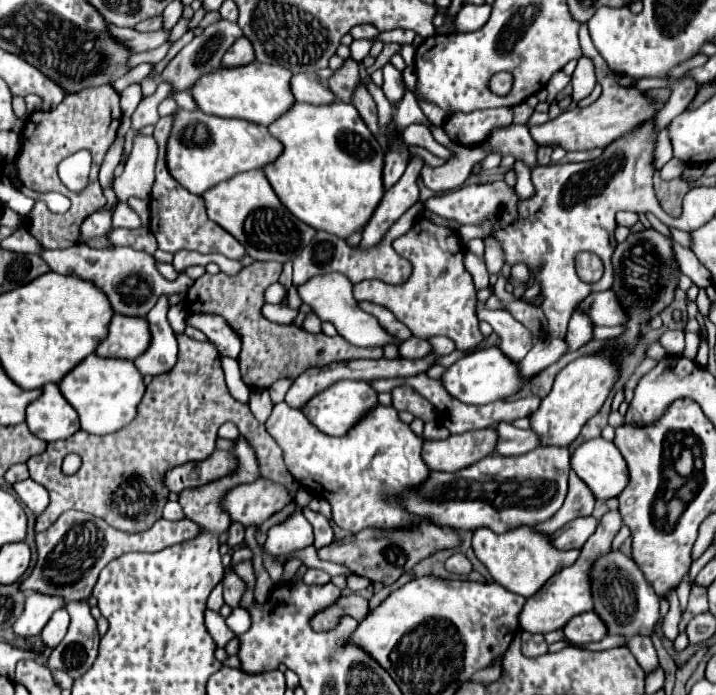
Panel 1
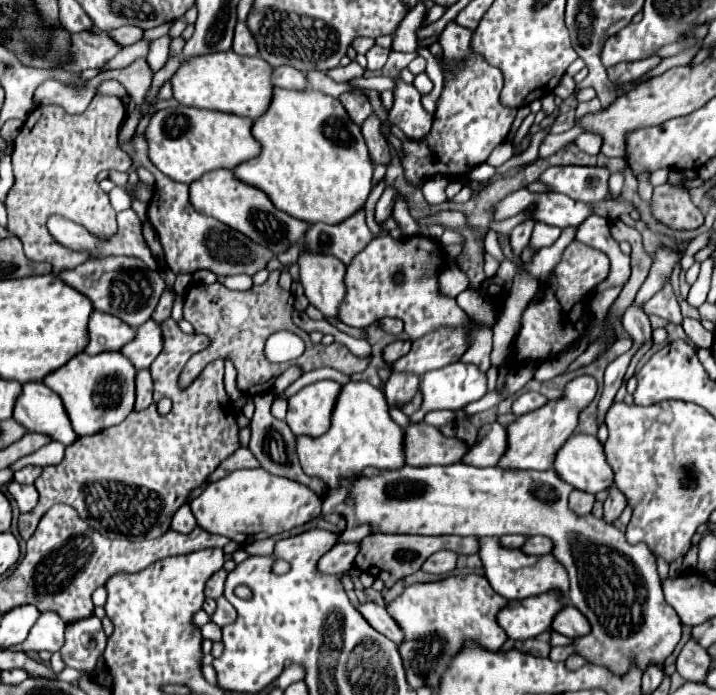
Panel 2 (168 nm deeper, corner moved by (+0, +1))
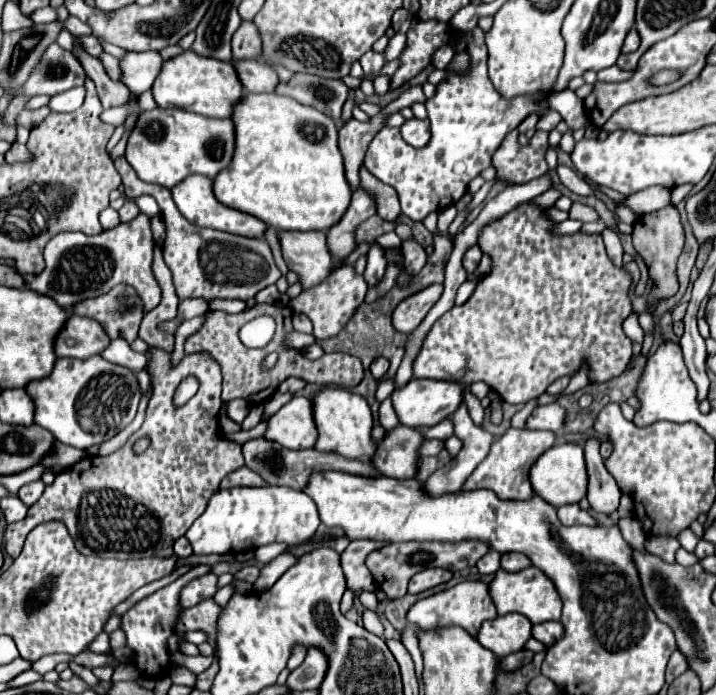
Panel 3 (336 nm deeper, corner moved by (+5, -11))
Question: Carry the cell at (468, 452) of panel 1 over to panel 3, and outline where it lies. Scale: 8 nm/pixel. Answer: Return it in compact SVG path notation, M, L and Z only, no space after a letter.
M396 426L392 430L386 430L382 442L378 444L372 466L390 478L406 480L414 478L416 474L416 458L418 458L418 446L422 444L422 434L408 426Z

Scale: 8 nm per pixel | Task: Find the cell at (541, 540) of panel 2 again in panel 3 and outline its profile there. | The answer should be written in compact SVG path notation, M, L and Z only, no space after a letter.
M506 552L500 556L500 568L506 572L518 572L528 564L530 564L530 560L518 552Z

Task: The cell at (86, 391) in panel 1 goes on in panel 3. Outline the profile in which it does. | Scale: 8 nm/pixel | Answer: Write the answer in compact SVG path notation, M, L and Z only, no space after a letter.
M92 356L86 360L56 358L52 374L42 380L28 382L26 392L34 402L34 424L50 430L56 436L56 440L60 440L62 444L68 444L80 450L90 450L92 446L106 442L108 438L116 436L122 428L126 428L136 416L136 408L142 396L136 380L136 372L124 366L106 362L102 356Z

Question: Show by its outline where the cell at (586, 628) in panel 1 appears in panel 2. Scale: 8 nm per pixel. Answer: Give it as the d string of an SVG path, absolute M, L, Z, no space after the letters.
M565 606L553 620L551 626L555 632L569 636L569 638L579 638L579 636L587 636L591 632L591 626L587 622L587 618L575 608L575 606Z

